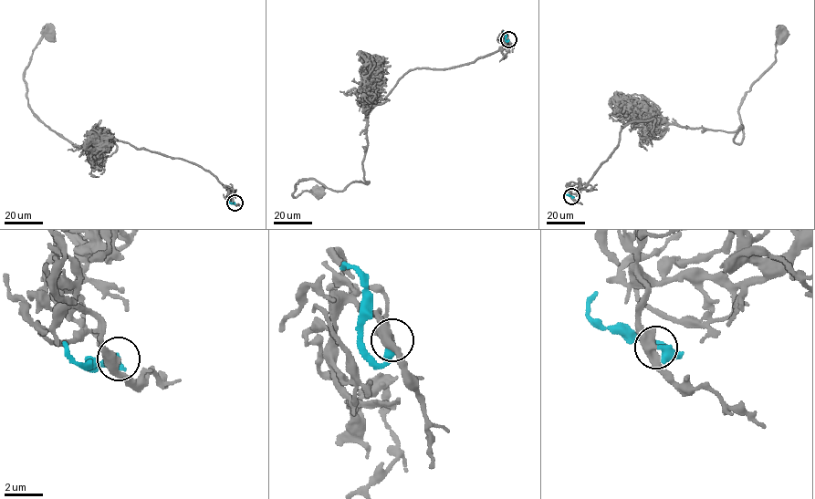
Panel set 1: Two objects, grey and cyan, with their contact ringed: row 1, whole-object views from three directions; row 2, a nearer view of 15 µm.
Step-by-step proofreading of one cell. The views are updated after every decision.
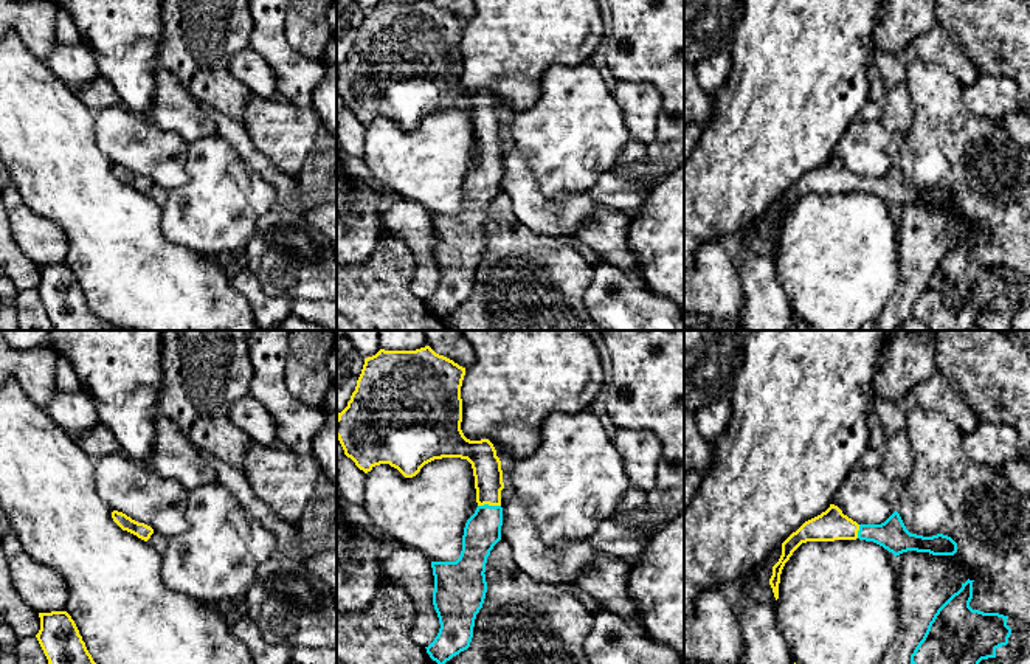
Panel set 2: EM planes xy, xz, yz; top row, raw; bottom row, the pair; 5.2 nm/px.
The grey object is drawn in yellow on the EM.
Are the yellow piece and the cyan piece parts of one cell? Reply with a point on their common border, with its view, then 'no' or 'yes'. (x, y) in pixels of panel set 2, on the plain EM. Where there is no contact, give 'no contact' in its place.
xz (489, 157) | yes

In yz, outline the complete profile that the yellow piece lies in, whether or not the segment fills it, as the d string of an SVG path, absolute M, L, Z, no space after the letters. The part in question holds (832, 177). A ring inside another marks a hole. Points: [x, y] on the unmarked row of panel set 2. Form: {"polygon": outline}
{"polygon": "M830 157L825 164L805 174L782 195L782 208L772 219L769 231L776 253L779 251L782 222L802 195L856 191L873 194L895 209L907 203L929 205L932 208L954 208L957 205L957 195L948 188L923 189L911 186L897 163L881 177L858 177L844 168L838 158Z"}

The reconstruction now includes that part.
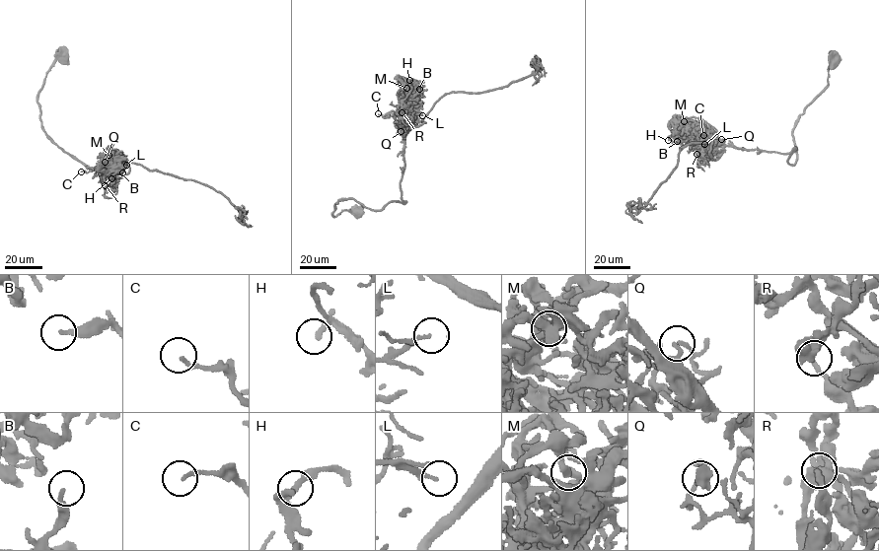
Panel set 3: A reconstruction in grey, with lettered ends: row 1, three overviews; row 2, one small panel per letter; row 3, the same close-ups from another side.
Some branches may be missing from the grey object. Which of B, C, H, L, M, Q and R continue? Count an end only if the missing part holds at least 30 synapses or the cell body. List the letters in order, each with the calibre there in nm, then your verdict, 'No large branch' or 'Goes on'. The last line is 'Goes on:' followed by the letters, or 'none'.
B: Thickness 240 nm. No large branch
C: Thickness 130 nm. No large branch
H: Thickness 160 nm. No large branch
L: Thickness 150 nm. No large branch
M: Thickness 280 nm. No large branch
Q: Thickness 90 nm. No large branch
R: Thickness 180 nm. No large branch
Goes on: none

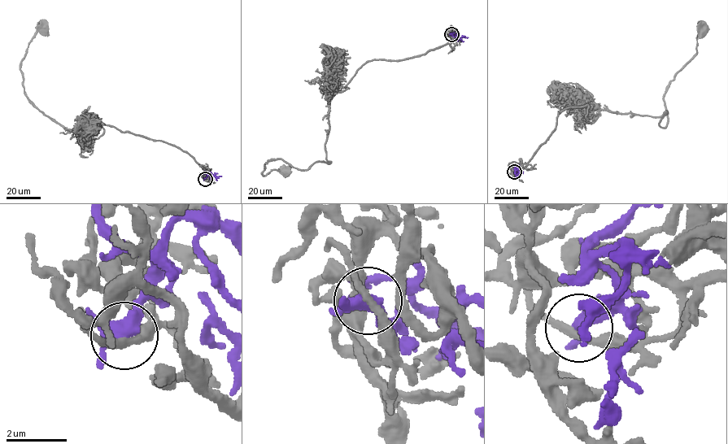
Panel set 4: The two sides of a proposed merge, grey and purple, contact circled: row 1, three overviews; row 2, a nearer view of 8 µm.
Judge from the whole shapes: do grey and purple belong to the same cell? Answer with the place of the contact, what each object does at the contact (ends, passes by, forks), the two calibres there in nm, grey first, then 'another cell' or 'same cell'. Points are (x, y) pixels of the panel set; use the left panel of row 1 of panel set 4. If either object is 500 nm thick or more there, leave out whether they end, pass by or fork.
(205, 179) | grey passes by | purple forks | 240/360 nm | same cell

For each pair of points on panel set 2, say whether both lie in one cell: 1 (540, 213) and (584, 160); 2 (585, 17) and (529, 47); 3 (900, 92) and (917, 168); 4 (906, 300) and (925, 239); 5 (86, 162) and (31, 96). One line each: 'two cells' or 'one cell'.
1: two cells
2: one cell
3: two cells
4: one cell
5: one cell

